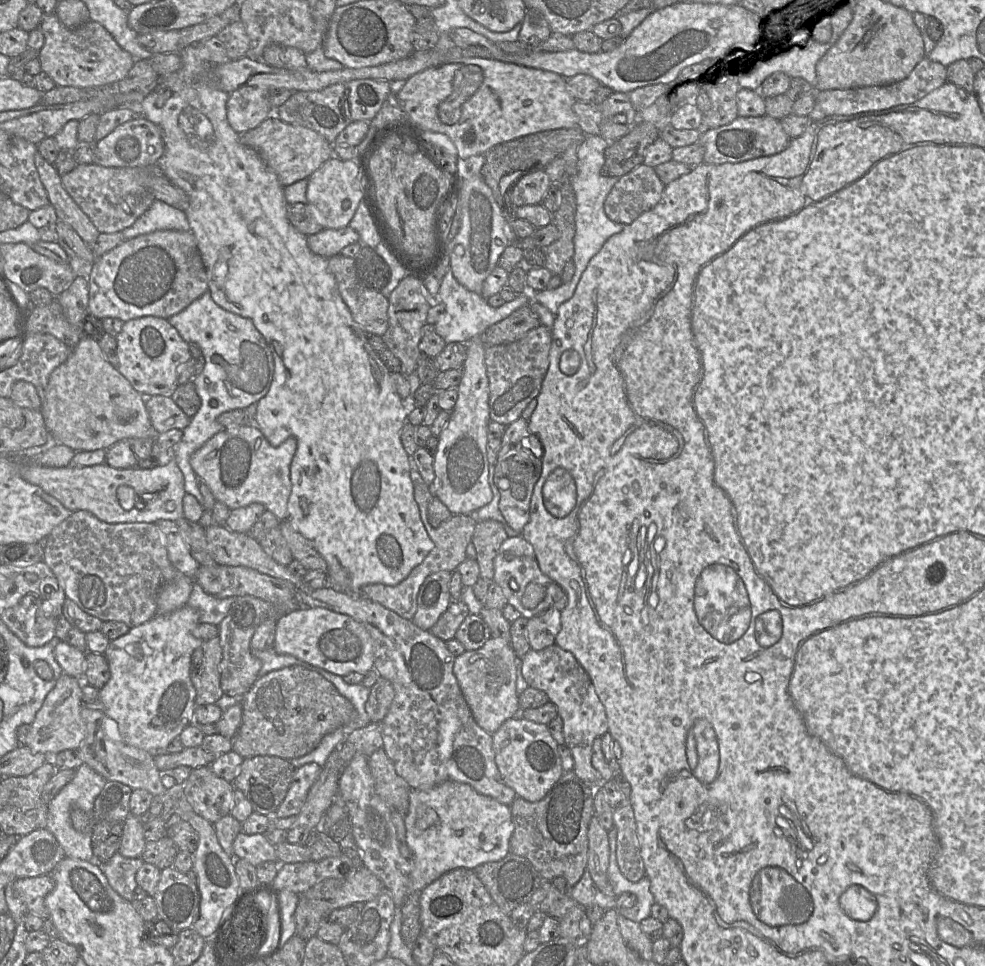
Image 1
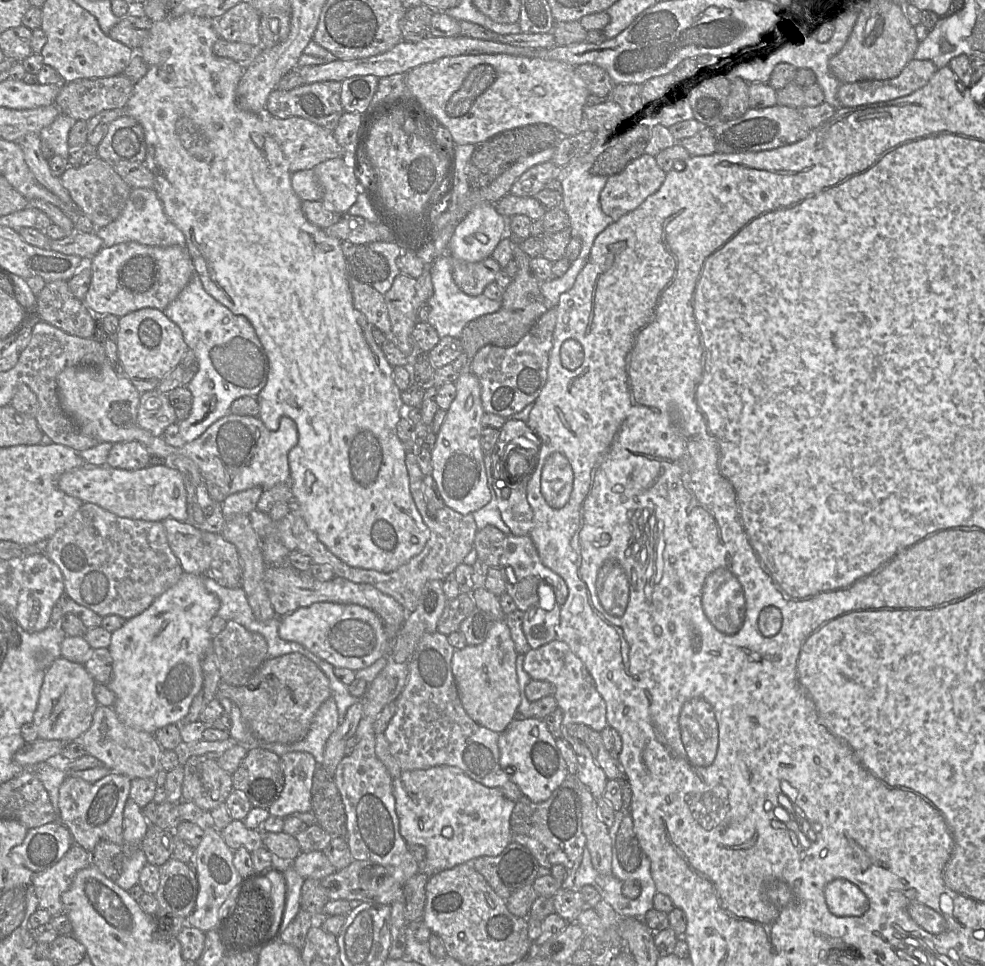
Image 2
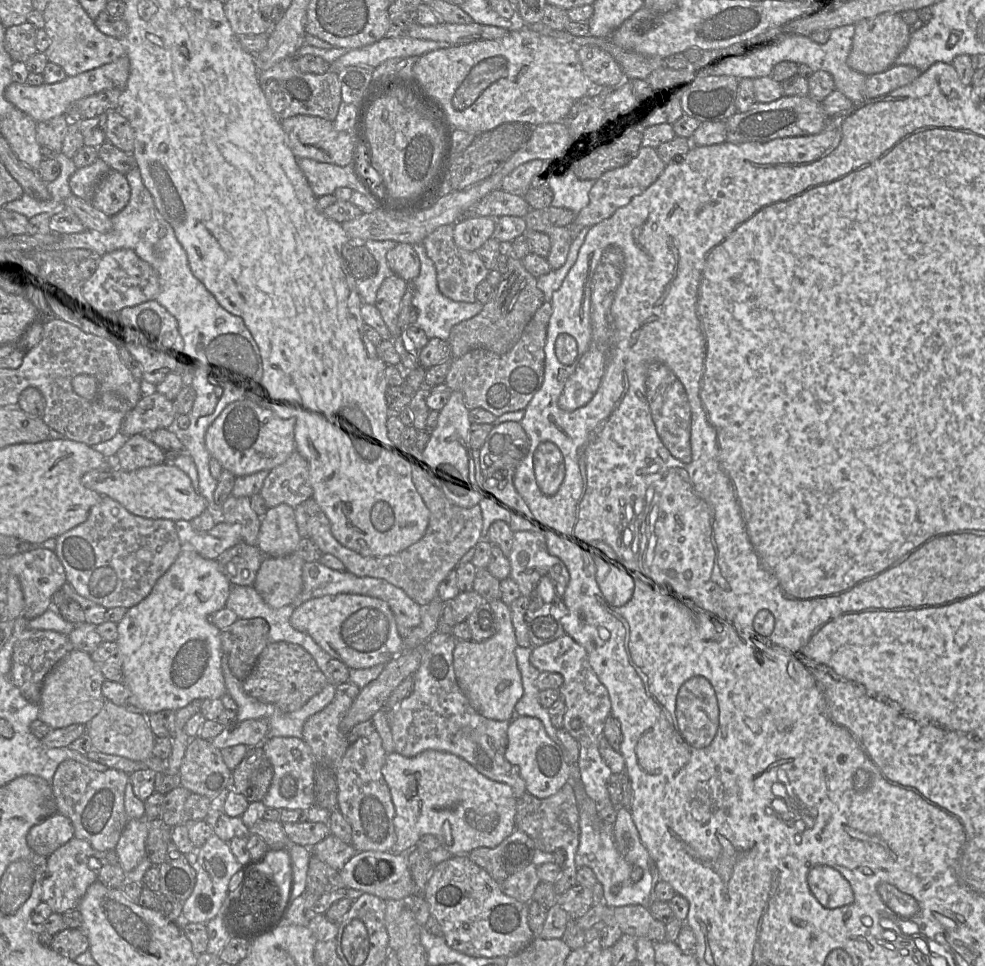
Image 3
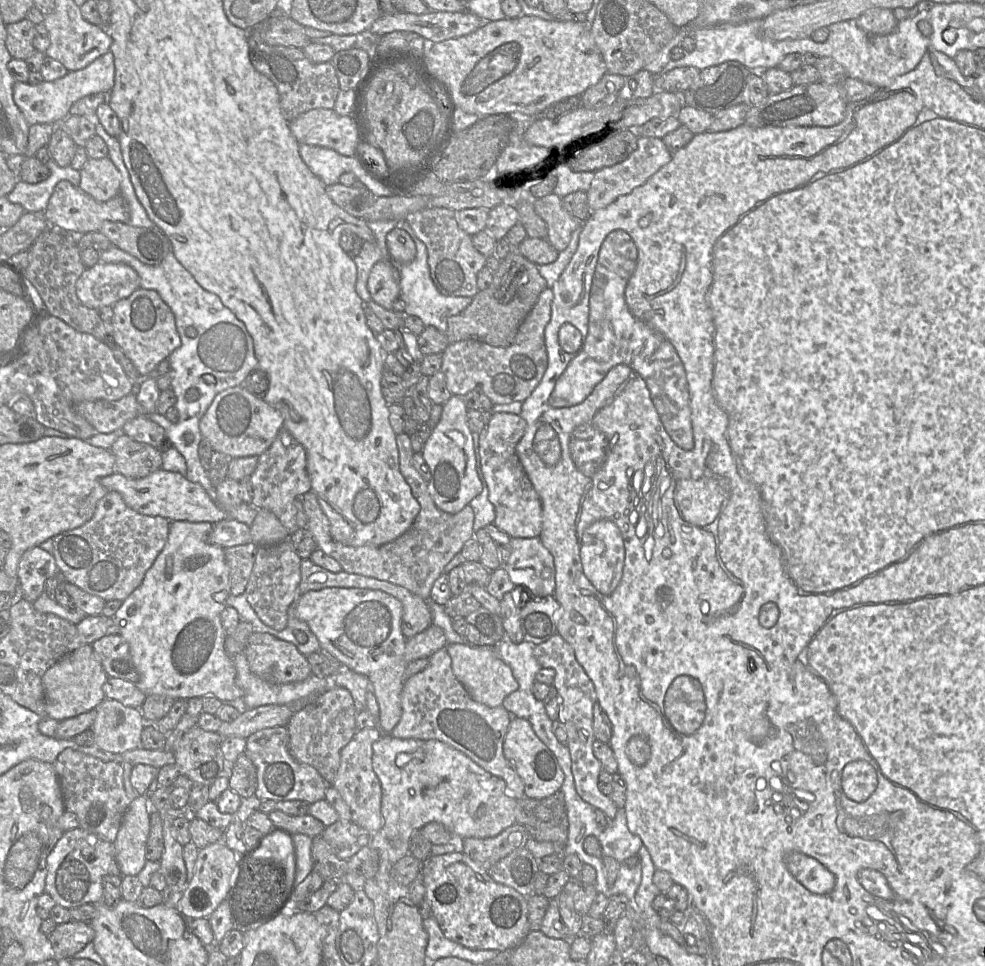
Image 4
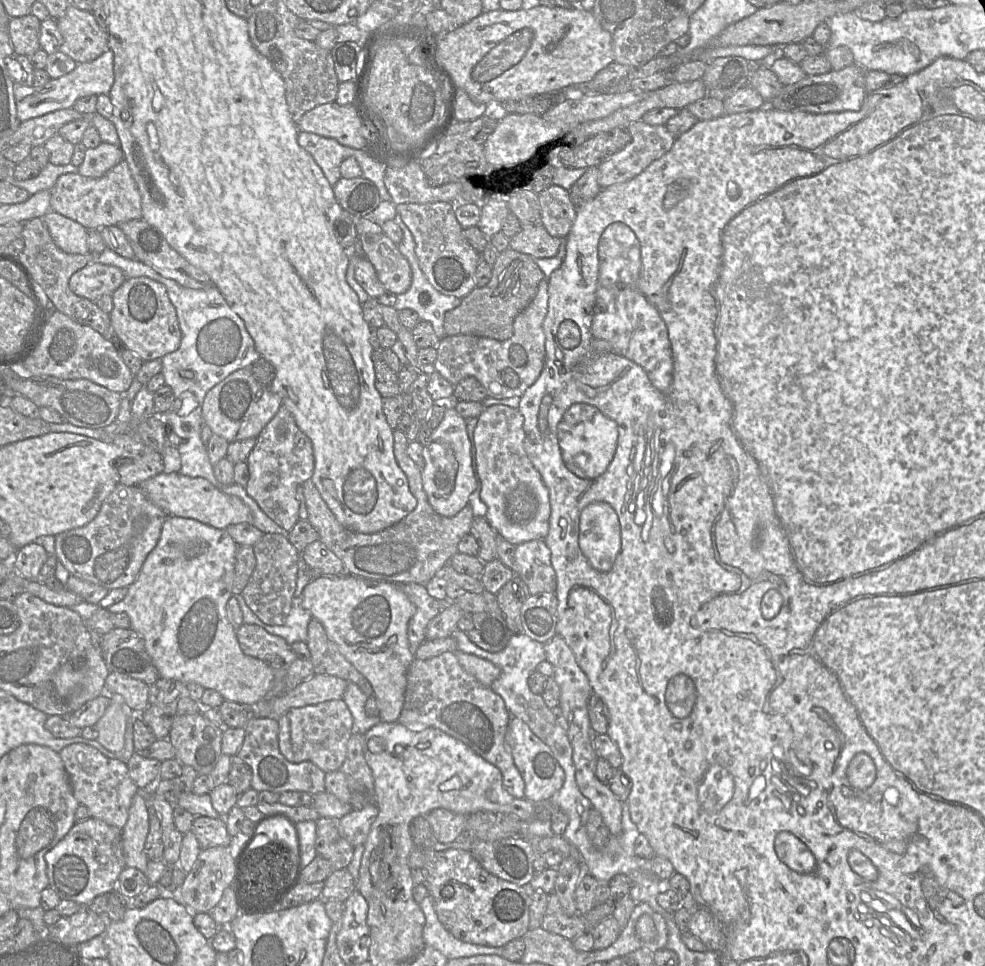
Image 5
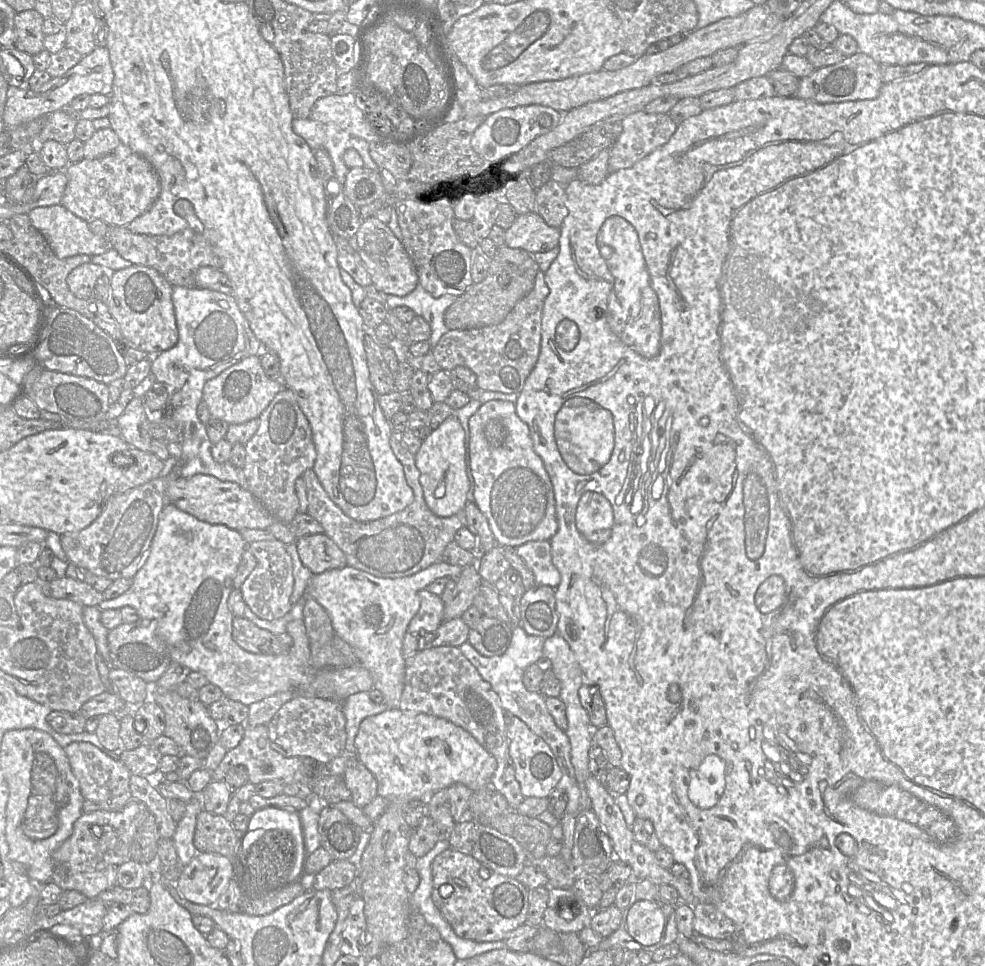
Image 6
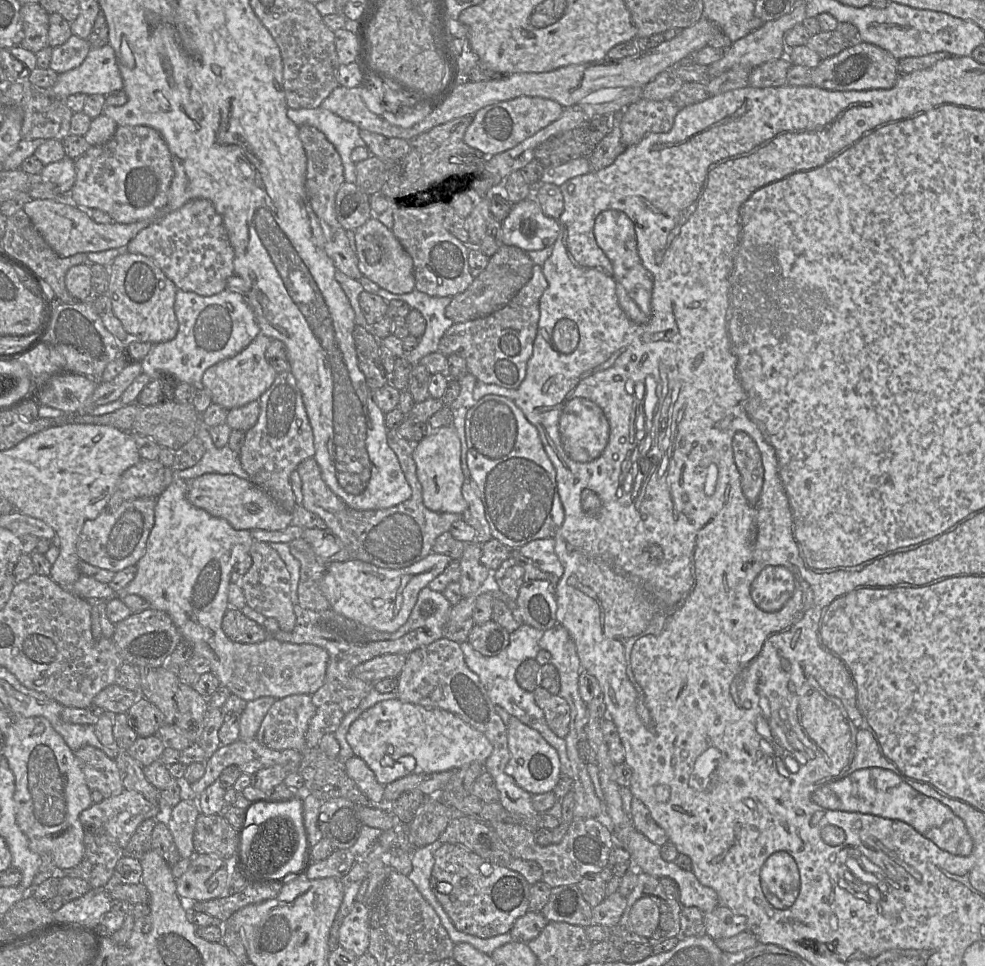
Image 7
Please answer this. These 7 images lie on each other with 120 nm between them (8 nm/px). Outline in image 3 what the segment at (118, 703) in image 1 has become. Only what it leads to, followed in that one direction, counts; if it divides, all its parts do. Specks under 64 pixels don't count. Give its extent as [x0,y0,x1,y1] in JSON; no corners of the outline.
[116,551,230,715]

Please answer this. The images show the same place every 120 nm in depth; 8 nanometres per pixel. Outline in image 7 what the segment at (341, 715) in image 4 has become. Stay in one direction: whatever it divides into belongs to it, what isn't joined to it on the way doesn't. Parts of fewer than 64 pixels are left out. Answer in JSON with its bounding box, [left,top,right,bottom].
[255,695,316,751]

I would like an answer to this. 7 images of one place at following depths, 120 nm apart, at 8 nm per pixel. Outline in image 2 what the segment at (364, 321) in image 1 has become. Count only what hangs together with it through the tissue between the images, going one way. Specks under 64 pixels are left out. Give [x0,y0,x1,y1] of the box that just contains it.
[349,272,391,339]

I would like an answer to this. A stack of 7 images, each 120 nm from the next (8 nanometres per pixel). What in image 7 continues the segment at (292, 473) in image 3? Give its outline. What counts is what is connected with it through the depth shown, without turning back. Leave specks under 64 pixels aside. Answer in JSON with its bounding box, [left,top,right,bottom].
[240,371,314,512]

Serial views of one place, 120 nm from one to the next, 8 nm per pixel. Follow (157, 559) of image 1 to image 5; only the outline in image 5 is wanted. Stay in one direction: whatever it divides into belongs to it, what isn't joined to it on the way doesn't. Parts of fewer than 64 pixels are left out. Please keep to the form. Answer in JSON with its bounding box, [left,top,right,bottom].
[55,484,167,590]

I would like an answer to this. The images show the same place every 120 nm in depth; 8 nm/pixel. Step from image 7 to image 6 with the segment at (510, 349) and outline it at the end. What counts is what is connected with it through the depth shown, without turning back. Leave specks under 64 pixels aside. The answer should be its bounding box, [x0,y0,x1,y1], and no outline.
[431,271,548,394]

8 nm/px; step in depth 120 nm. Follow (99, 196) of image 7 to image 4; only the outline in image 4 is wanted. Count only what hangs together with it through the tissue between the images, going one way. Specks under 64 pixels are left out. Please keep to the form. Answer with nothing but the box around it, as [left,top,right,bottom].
[44,180,130,234]

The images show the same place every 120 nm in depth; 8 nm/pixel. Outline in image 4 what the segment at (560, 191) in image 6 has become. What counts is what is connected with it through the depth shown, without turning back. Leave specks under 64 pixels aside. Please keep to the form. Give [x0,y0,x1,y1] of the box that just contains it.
[534,192,581,251]

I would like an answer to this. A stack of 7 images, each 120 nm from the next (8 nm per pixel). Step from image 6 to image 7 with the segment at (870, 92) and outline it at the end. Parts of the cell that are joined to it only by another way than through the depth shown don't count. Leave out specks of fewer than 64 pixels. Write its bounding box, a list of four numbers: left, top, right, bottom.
[812,41,900,91]

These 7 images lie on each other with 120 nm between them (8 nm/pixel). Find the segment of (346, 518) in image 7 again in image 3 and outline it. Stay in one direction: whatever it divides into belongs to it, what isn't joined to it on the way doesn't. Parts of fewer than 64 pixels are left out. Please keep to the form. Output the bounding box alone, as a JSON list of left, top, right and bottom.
[302,439,482,607]

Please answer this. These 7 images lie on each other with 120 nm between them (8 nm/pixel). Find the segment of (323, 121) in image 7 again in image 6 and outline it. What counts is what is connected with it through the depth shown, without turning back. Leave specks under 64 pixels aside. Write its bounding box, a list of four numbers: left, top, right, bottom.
[292,118,378,185]

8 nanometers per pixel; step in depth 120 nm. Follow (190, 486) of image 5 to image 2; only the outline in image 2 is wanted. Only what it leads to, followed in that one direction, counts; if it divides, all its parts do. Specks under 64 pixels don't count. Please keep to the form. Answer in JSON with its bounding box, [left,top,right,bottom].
[58,464,189,522]

